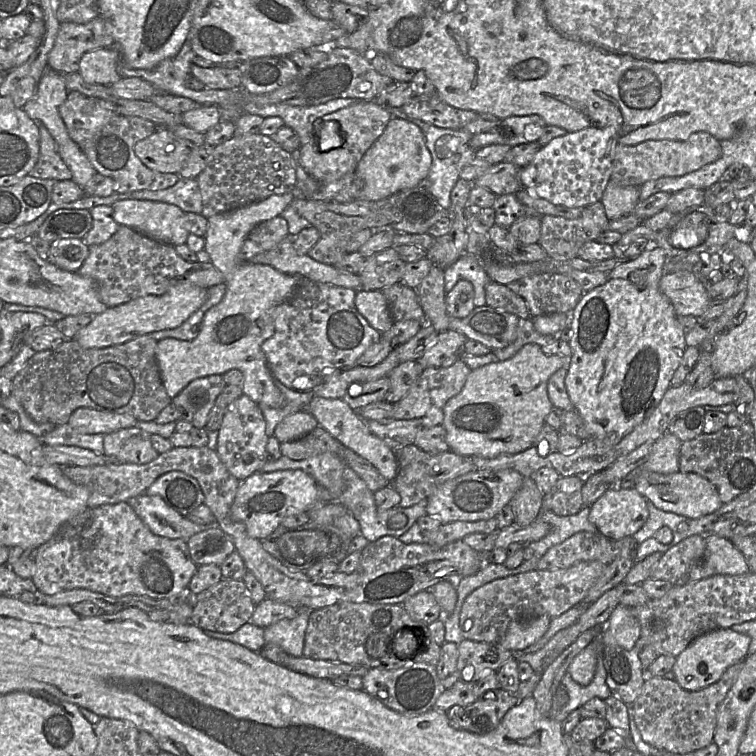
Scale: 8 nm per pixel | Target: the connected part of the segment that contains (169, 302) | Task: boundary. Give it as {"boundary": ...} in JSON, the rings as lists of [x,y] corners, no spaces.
{"boundary":[[[179,284],[162,295],[147,295],[131,300],[95,315],[89,325],[77,332],[75,337],[83,348],[106,348],[126,343],[139,336],[173,329],[180,326],[206,301],[208,289],[192,284]]]}

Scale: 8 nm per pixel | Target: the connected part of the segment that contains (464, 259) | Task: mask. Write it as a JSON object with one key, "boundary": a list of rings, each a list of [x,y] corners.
{"boundary":[[[465,253],[454,264],[444,268],[443,271],[446,294],[459,280],[467,280],[472,283],[474,288],[475,307],[486,305],[485,286],[491,280],[474,255]]]}

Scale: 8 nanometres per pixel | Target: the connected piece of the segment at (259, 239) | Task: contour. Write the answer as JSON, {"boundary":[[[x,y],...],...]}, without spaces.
{"boundary":[[[282,216],[261,222],[245,238],[240,258],[249,261],[259,253],[272,250],[288,235],[288,223]]]}

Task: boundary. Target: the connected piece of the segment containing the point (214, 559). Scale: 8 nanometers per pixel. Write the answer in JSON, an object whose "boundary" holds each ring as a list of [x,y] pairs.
{"boundary":[[[217,525],[194,534],[186,542],[191,559],[198,566],[220,566],[235,551],[233,539]]]}

